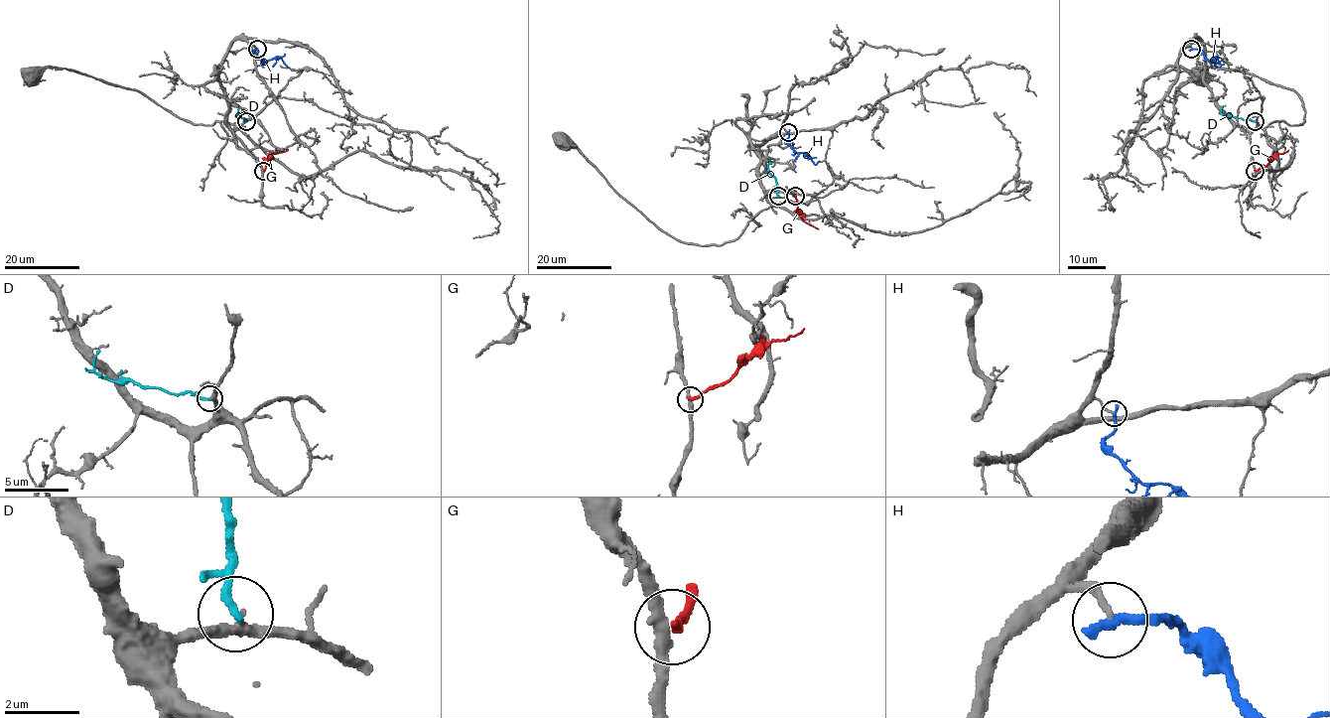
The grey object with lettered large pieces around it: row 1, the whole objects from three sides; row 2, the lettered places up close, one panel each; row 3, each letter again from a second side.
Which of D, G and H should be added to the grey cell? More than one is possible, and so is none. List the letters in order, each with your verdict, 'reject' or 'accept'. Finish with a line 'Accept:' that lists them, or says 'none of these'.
D: reject
G: reject
H: reject
Accept: none of these

